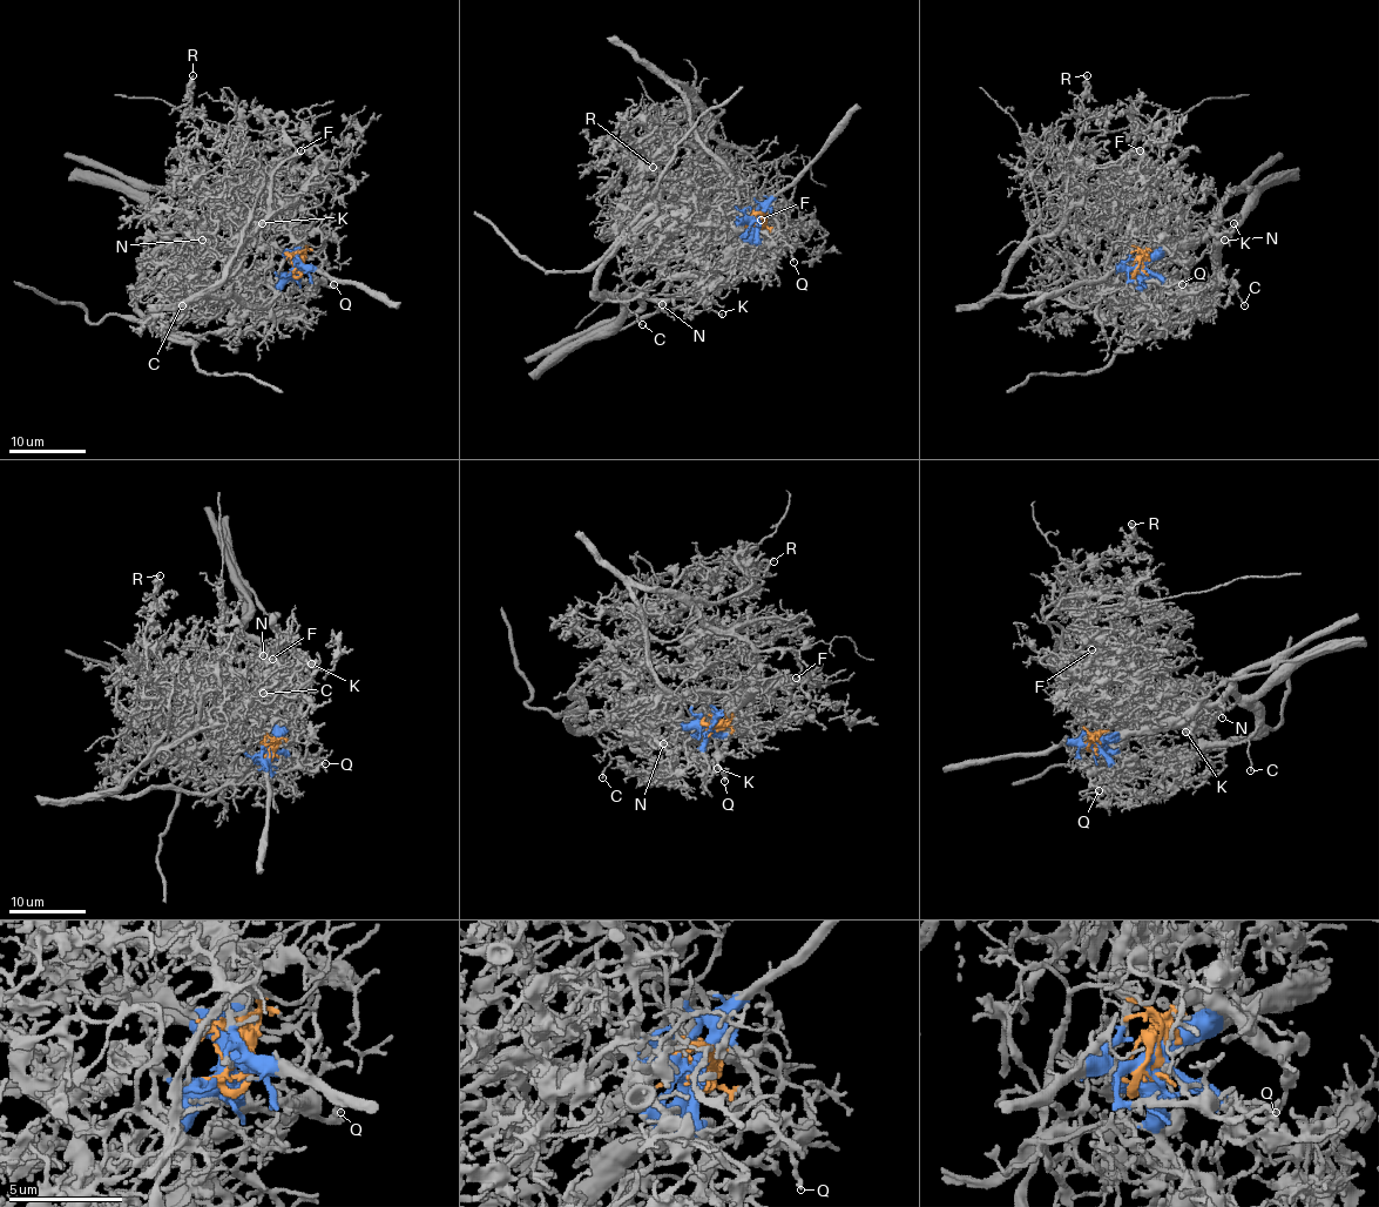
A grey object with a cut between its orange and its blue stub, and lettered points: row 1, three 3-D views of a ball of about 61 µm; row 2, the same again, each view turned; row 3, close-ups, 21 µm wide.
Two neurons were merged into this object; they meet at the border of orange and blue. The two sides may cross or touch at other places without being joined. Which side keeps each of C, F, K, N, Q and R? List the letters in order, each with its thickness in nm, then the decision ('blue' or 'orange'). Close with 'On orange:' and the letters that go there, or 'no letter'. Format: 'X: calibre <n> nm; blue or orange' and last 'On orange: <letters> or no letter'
C: calibre 140 nm; blue
F: calibre 160 nm; orange
K: calibre 190 nm; blue
N: calibre 120 nm; blue
Q: calibre 180 nm; blue
R: calibre 170 nm; orange
On orange: F, R

